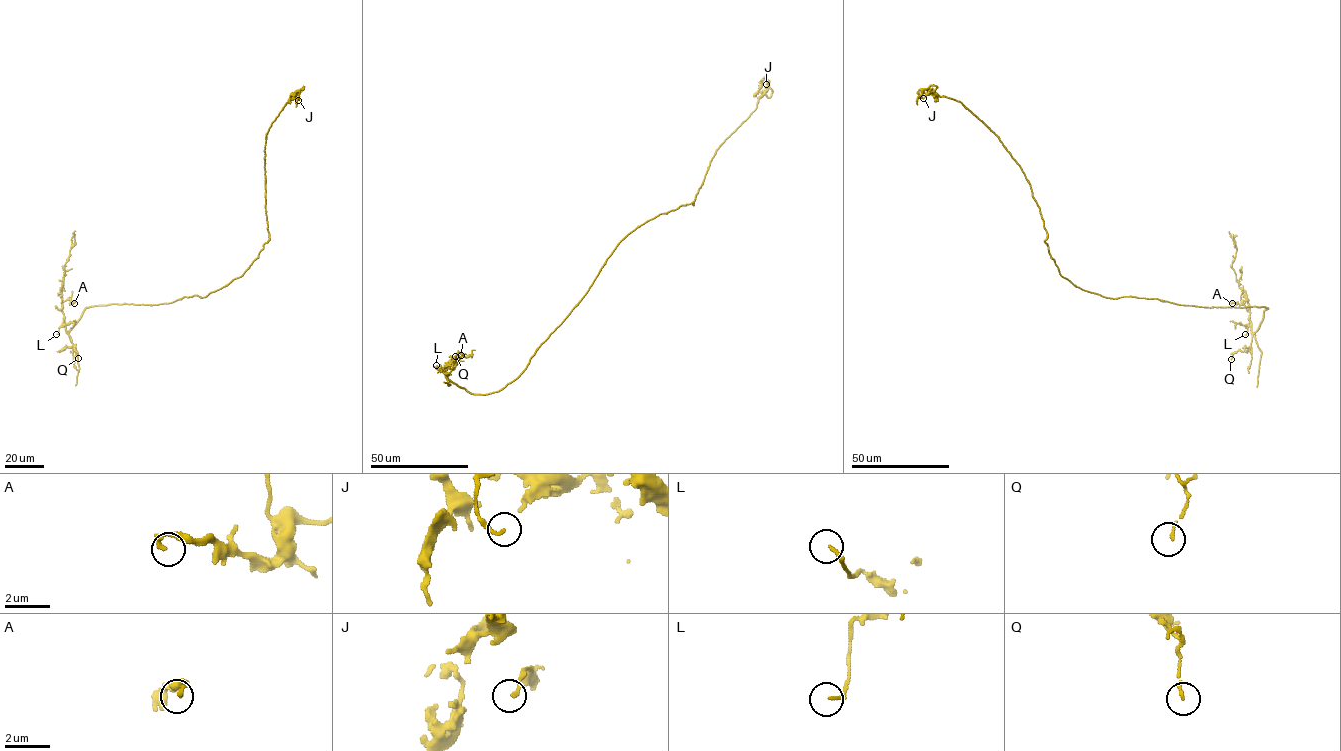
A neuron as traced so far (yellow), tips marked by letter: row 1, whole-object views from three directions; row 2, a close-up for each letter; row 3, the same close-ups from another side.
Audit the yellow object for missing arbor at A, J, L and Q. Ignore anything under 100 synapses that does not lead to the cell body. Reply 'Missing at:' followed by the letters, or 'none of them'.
Missing at: none of them

